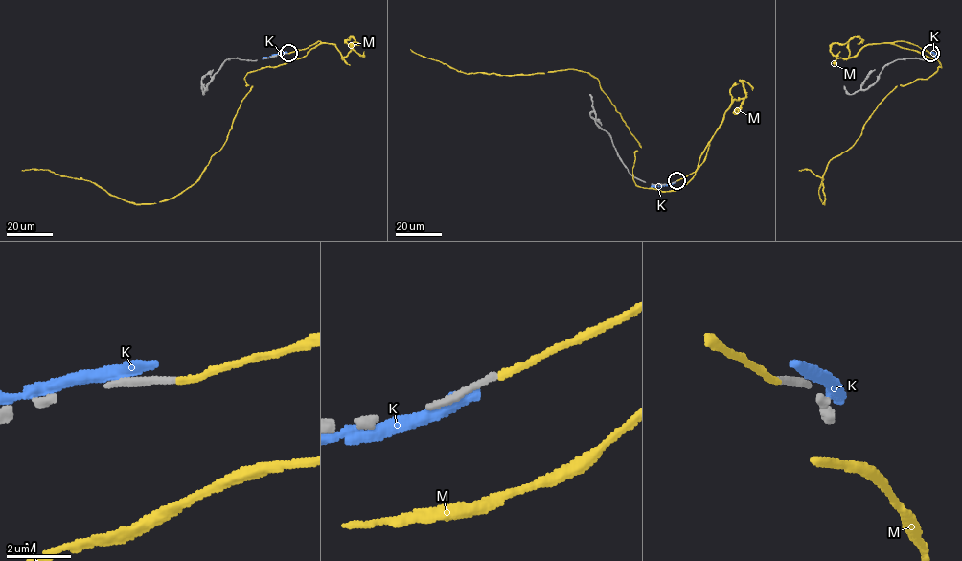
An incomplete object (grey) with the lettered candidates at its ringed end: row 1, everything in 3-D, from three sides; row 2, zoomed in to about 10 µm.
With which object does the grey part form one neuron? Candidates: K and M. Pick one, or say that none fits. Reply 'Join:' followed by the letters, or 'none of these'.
Join: M

